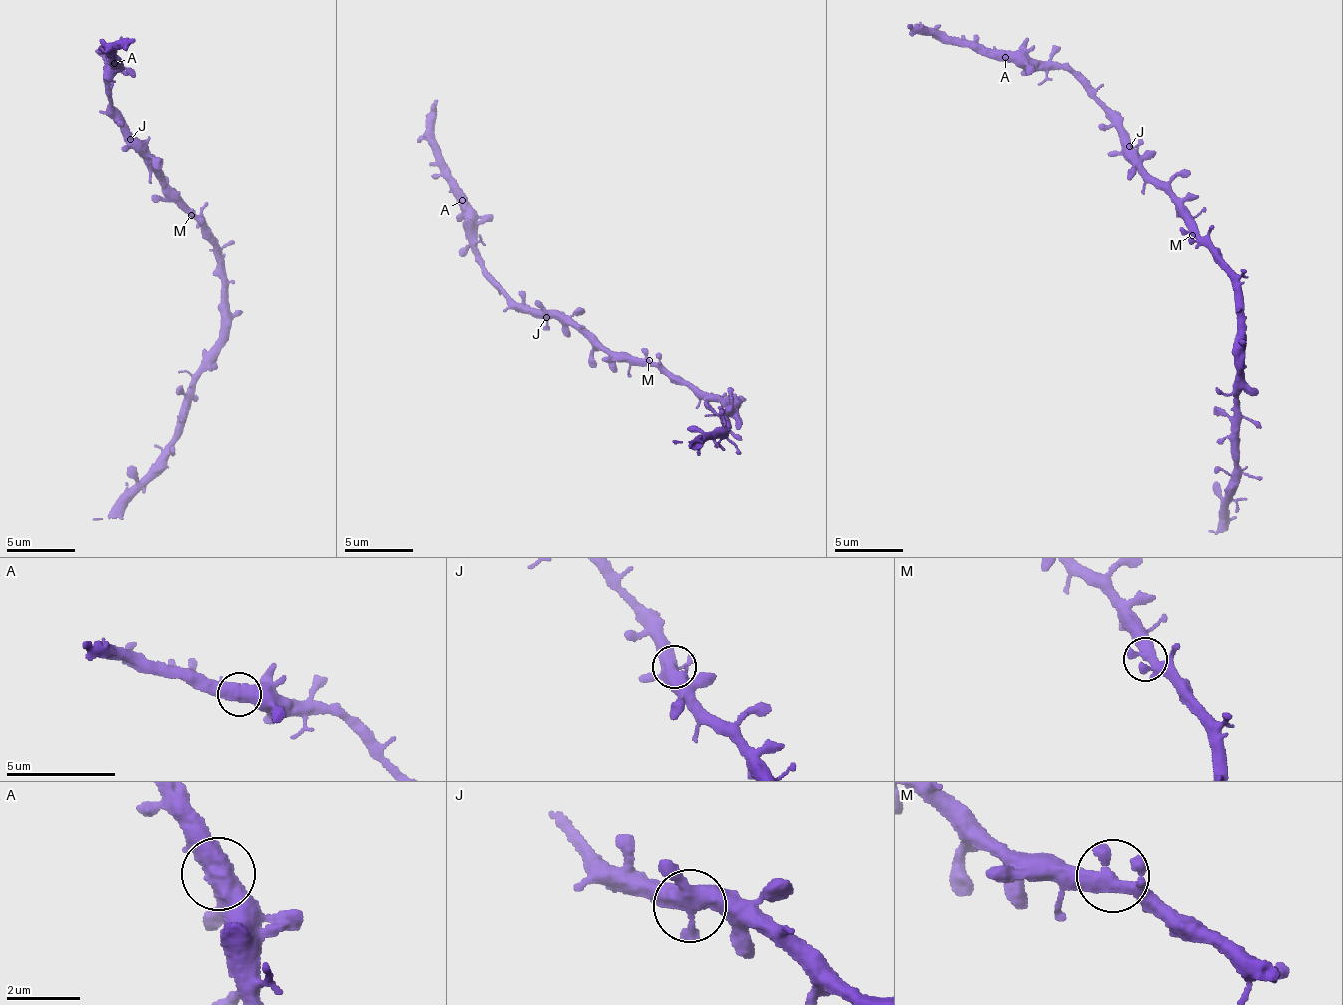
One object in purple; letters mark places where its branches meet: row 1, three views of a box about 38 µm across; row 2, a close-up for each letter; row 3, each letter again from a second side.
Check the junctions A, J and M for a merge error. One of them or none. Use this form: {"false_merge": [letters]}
{"false_merge": []}

